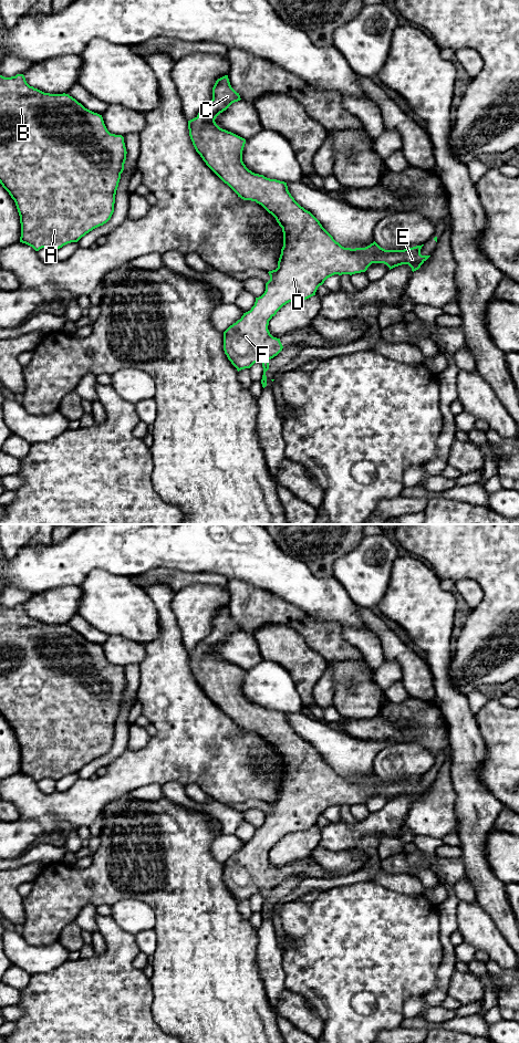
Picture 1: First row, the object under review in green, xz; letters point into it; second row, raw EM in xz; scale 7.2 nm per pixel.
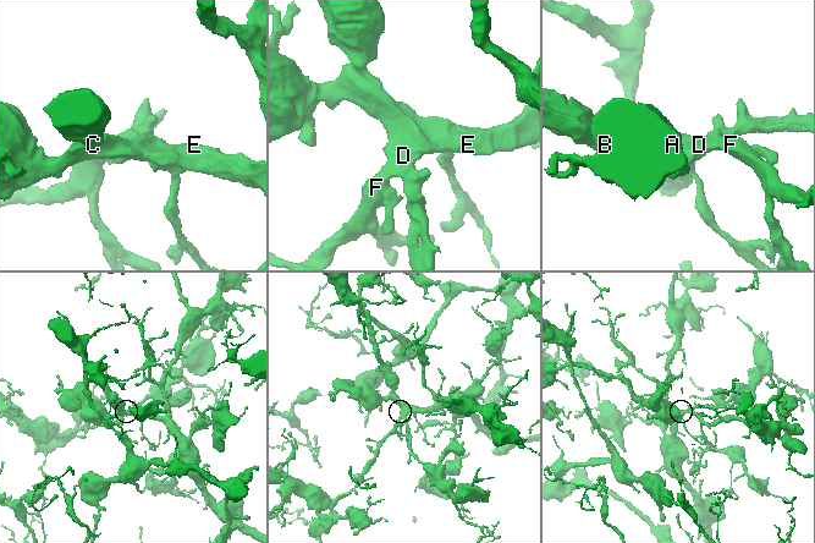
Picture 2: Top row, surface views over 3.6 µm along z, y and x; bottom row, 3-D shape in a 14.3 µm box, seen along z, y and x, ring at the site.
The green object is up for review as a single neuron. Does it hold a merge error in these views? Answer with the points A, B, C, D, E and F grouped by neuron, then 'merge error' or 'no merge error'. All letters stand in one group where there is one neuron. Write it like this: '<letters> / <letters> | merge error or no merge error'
A B C D E F | no merge error

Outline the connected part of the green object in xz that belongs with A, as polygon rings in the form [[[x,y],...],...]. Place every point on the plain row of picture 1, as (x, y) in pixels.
[[[23,605],[0,606],[0,715],[15,733],[21,754],[20,773],[35,782],[60,780],[106,754],[114,743],[126,685],[124,668],[111,665],[102,646],[85,639],[69,625],[44,624],[30,617]]]

